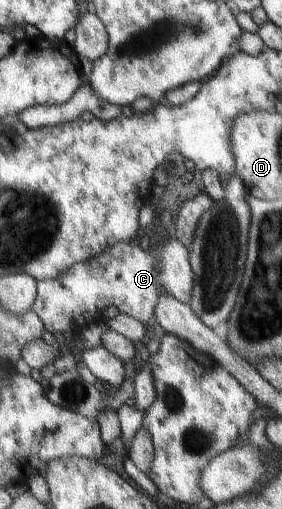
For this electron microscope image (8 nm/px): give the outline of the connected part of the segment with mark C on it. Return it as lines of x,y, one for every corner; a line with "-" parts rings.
167,237
159,248
151,246
149,250
131,242
119,242
110,245
109,251
101,255
73,264
57,278
37,281
31,311
37,314
49,332
60,335
72,328
92,325
94,320
100,319
106,307
111,306
146,325
156,311
161,292
167,292
179,302
189,305
194,281
189,251
177,238

